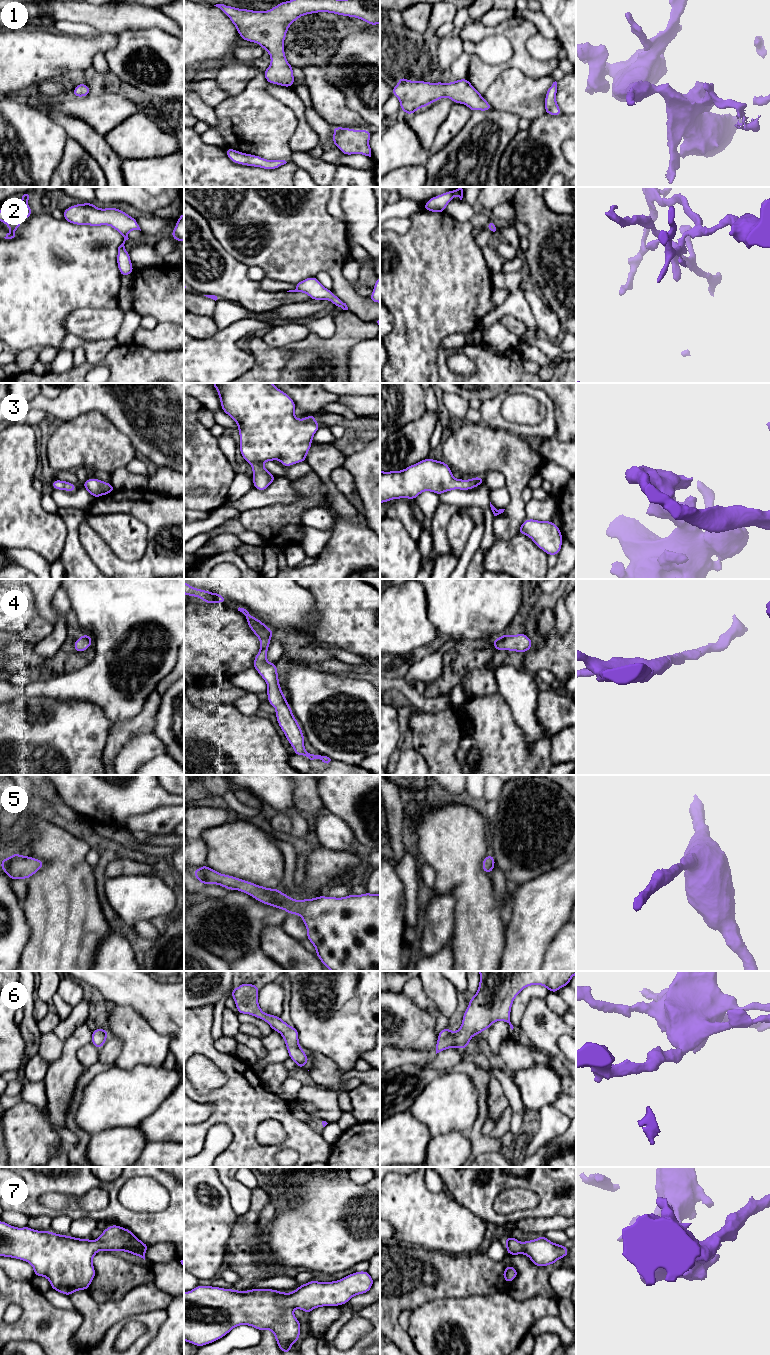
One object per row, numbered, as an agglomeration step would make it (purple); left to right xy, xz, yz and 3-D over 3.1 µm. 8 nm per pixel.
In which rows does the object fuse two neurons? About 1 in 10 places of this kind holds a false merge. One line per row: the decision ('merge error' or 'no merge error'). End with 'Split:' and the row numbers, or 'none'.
1: no merge error
2: no merge error
3: no merge error
4: no merge error
5: no merge error
6: no merge error
7: no merge error
Split: none

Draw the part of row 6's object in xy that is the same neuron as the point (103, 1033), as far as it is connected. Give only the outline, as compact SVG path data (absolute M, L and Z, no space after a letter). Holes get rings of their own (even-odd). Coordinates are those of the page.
M96 1028L95 1030L92 1031L91 1043L98 1049L101 1049L105 1044L107 1037L108 1037L107 1029Z

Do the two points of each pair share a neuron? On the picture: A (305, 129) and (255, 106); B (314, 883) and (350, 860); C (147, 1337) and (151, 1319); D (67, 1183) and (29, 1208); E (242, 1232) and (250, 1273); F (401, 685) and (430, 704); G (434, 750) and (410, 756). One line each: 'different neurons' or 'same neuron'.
A: different neurons
B: same neuron
C: same neuron
D: same neuron
E: same neuron
F: same neuron
G: different neurons

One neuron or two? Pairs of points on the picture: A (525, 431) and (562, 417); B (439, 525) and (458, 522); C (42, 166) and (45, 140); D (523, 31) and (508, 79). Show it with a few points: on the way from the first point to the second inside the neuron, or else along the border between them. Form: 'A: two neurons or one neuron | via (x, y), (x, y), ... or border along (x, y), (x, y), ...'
A: two neurons | border along (549, 397), (554, 407), (555, 435)
B: two neurons | border along (469, 516), (451, 517), (447, 526), (450, 546)
C: one neuron | via (42, 160), (42, 146)
D: two neurons | border along (532, 79), (518, 69), (508, 67), (492, 82)

